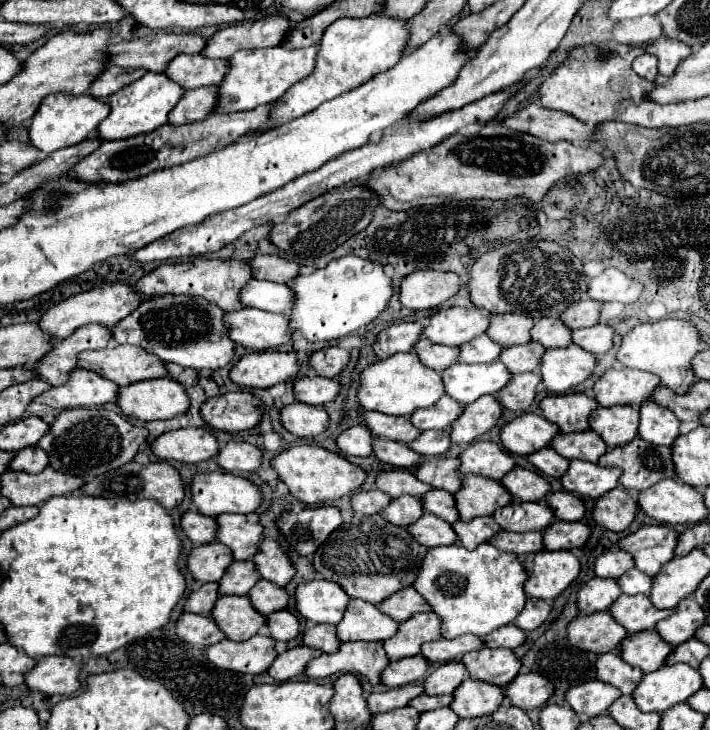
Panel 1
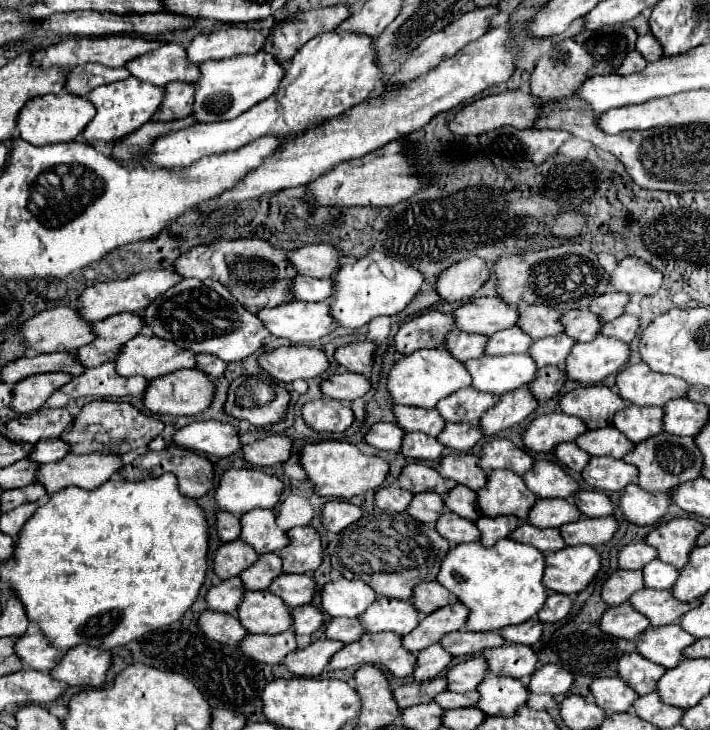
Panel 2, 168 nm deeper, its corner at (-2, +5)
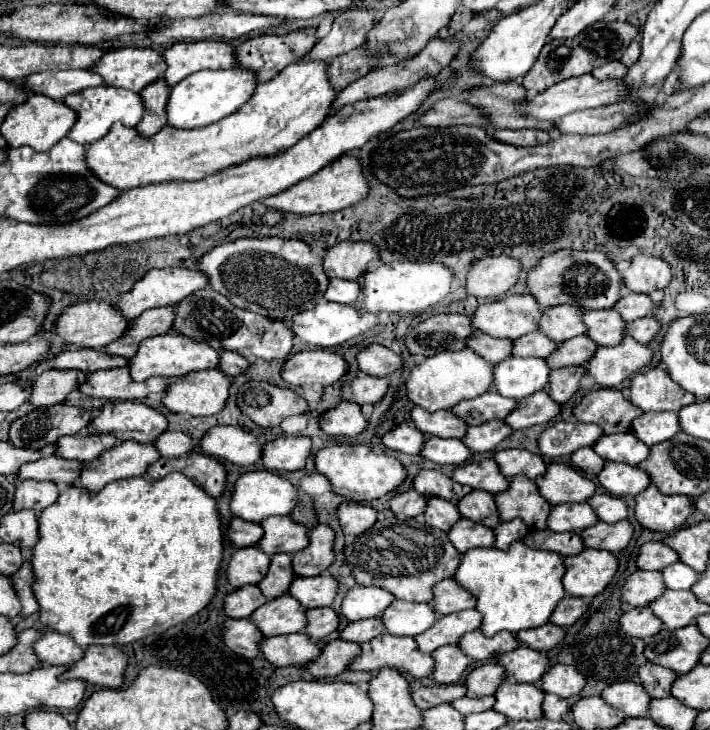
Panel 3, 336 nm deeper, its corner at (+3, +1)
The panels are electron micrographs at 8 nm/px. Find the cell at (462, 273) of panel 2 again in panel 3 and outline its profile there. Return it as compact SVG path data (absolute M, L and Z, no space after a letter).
M488 256L478 260L468 274L468 292L478 298L502 298L520 280L522 264L510 256Z

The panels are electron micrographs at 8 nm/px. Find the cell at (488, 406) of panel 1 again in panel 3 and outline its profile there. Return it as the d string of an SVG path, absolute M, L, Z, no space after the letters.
M544 390L536 392L524 400L518 402L516 410L506 418L506 424L512 426L514 430L518 428L528 428L536 424L548 424L554 420L562 410L562 404L554 402Z

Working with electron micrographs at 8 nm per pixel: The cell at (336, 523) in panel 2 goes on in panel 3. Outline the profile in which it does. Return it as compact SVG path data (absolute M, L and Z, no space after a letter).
M344 502L338 508L338 518L344 534L362 534L368 528L374 526L378 520L378 510L374 510L368 504L358 504L358 502Z

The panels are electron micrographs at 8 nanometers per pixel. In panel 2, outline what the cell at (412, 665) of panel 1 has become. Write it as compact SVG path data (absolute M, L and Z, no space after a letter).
M433 644L417 654L417 666L413 670L413 678L419 682L431 680L431 678L439 676L449 666L451 660L453 658L439 644Z

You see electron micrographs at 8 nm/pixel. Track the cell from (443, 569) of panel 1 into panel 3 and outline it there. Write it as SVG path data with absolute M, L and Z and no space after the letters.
M514 542L508 550L468 550L466 554L462 554L462 562L456 570L454 580L478 598L476 610L484 616L482 632L494 636L500 630L516 634L526 628L538 628L548 624L558 602L566 596L566 590L562 586L564 572L566 566L560 554L534 550L524 542Z

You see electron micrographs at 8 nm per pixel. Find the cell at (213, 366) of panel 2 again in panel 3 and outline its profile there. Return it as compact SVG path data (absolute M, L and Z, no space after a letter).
M224 350L222 352L220 370L226 372L228 376L238 376L238 374L246 372L248 366L250 366L250 360L248 358L240 358L240 354L232 354L230 350Z

